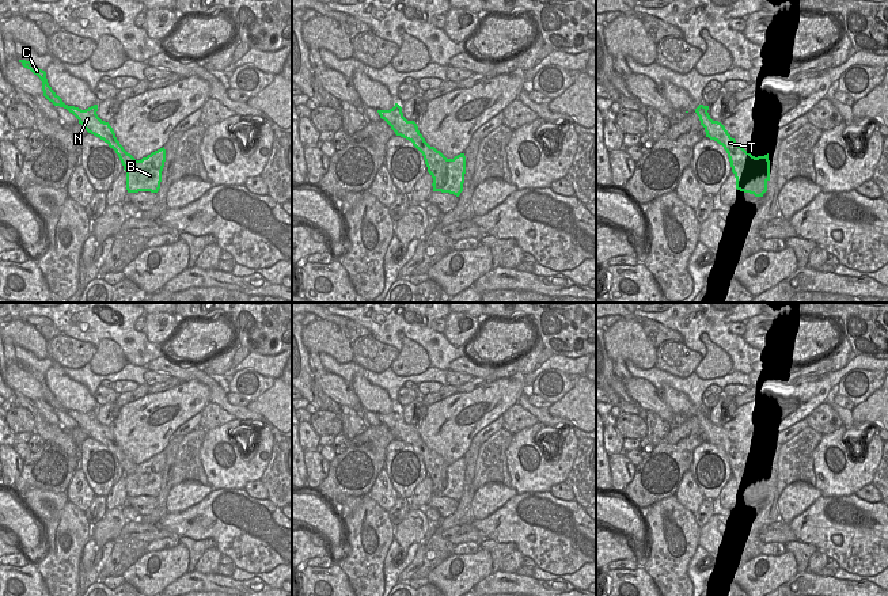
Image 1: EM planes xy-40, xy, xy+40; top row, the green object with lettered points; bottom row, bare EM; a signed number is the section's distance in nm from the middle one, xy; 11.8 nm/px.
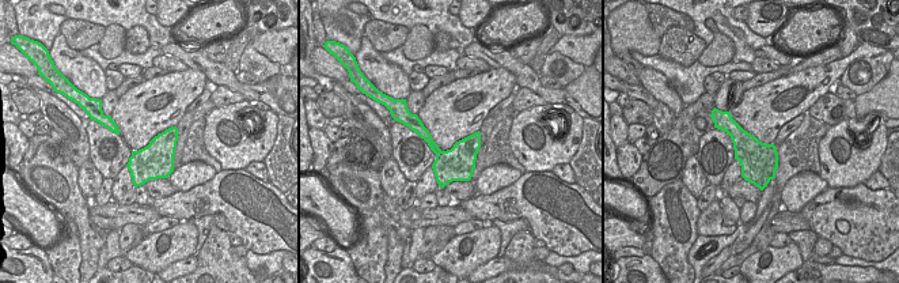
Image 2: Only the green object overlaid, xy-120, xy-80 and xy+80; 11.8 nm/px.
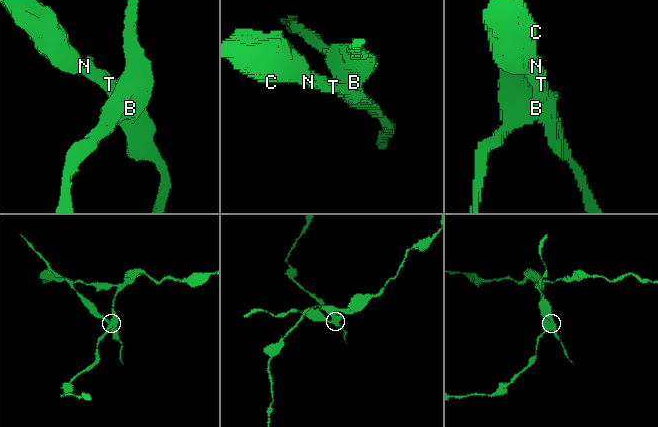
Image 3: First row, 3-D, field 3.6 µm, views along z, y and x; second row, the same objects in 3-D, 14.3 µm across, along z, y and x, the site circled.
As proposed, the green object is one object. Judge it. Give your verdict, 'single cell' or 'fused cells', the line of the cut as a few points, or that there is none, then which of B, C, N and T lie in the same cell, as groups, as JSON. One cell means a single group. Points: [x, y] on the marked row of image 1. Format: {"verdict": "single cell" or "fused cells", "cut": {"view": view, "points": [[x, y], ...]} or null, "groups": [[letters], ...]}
{"verdict": "fused cells", "cut": {"view": "xy", "points": [[451, 159], [447, 166], [446, 182], [462, 188]]}, "groups": [["B"], ["C", "N", "T"]]}

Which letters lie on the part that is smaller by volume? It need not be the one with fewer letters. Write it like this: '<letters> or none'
C, N, T

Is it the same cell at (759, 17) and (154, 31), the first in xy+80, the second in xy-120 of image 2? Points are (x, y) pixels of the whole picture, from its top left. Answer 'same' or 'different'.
different

